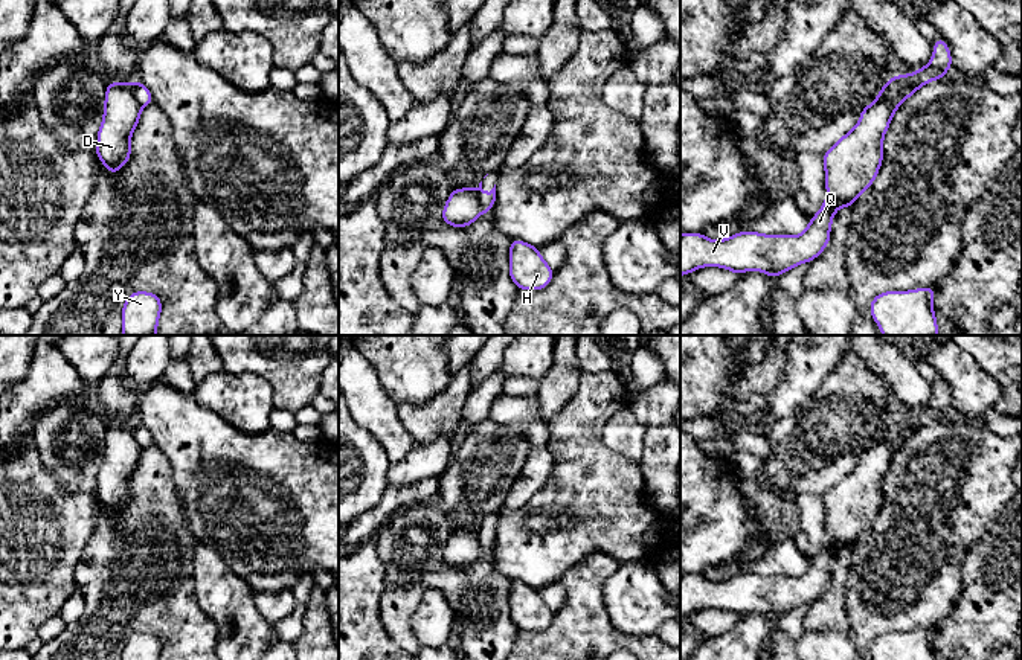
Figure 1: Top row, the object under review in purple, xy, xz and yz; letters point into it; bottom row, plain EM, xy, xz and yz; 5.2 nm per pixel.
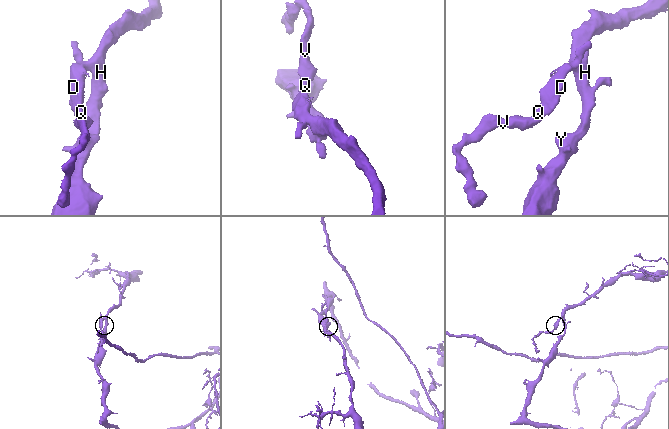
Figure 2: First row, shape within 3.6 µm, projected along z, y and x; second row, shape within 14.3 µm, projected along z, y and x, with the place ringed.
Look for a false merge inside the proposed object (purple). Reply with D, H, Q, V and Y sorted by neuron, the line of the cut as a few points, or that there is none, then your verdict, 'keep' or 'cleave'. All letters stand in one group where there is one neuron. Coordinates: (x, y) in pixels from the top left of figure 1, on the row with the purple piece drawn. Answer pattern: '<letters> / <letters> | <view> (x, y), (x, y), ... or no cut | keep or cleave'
D Q V / H Y | yz (912, 73), (912, 87), (905, 95), (874, 102) | cleave

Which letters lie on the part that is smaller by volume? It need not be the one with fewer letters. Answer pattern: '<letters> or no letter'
D, Q, V

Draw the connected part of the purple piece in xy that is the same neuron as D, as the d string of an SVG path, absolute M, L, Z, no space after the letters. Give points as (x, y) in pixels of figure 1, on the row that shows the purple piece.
M108 82L95 152L111 174L117 174L131 157L130 140L140 110L133 84Z

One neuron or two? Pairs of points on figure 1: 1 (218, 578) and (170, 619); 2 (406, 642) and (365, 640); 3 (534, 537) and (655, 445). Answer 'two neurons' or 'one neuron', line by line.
1: two neurons
2: two neurons
3: two neurons

